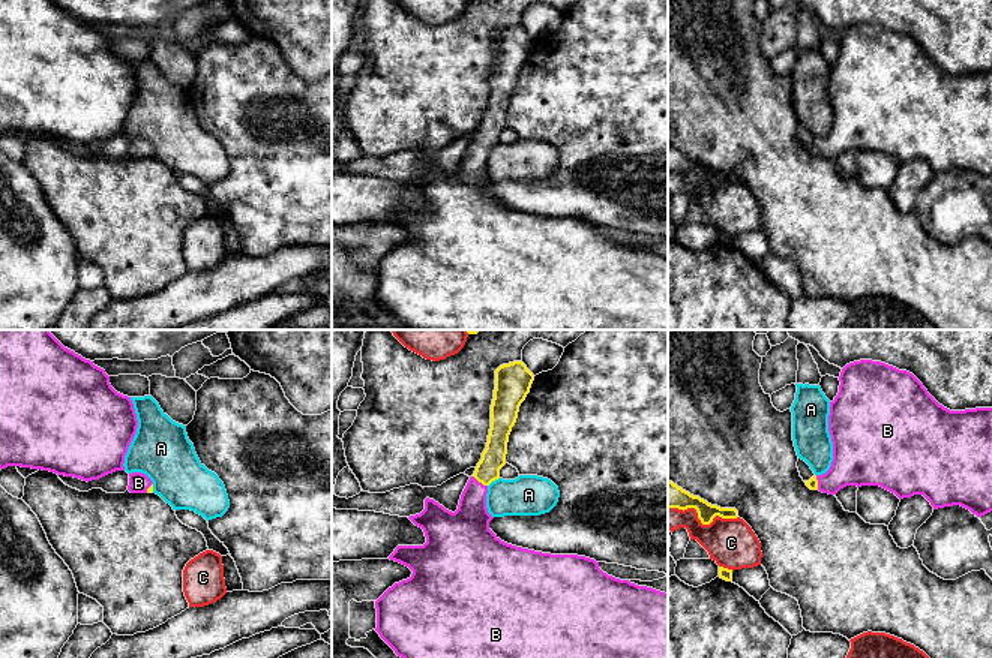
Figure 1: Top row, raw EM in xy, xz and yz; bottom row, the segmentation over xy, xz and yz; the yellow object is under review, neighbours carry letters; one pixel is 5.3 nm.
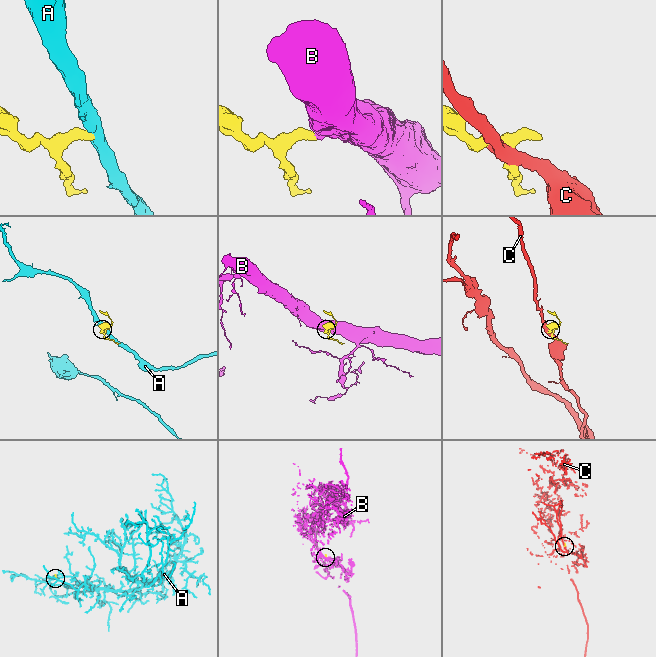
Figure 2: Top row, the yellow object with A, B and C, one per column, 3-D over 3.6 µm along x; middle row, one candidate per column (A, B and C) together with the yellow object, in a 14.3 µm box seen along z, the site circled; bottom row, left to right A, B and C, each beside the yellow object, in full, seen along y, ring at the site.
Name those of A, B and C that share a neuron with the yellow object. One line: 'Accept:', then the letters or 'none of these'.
Accept: B

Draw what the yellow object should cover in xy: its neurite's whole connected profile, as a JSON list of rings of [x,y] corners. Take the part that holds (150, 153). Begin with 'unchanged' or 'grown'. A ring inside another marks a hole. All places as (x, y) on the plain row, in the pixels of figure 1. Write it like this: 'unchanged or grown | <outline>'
grown | [[[132,136],[132,138],[129,138],[128,154],[131,157],[152,157],[153,156],[153,147],[146,138]]]

